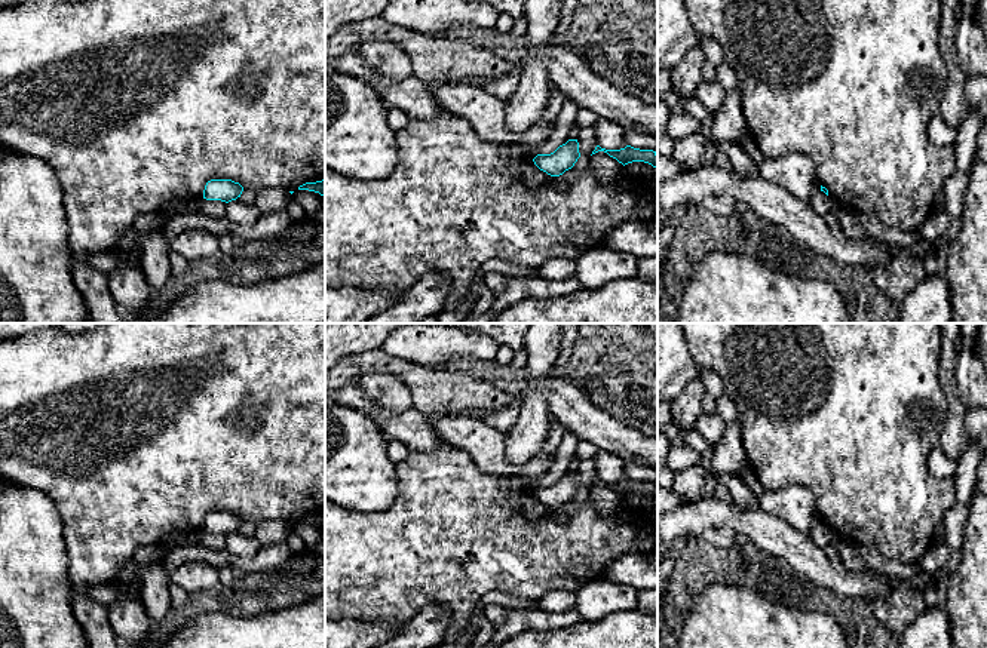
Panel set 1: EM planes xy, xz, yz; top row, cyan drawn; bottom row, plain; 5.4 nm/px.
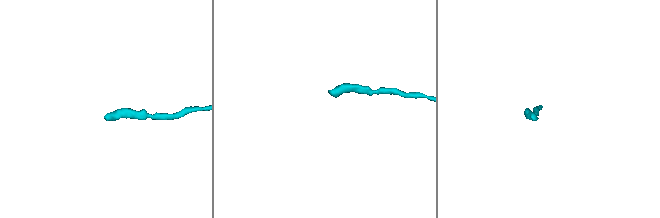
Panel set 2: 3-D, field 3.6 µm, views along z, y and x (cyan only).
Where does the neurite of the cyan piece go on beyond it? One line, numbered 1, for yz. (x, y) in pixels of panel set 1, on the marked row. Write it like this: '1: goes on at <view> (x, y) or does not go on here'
1: does not go on here

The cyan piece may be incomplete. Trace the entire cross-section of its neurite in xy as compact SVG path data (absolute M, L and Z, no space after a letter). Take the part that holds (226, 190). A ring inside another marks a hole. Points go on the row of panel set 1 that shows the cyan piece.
M211 179L203 190L203 199L232 202L240 197L243 187L232 179Z

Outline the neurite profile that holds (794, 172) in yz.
M793 153L778 159L764 159L758 165L760 176L793 193L797 199L809 199L821 191L813 162L803 154Z

